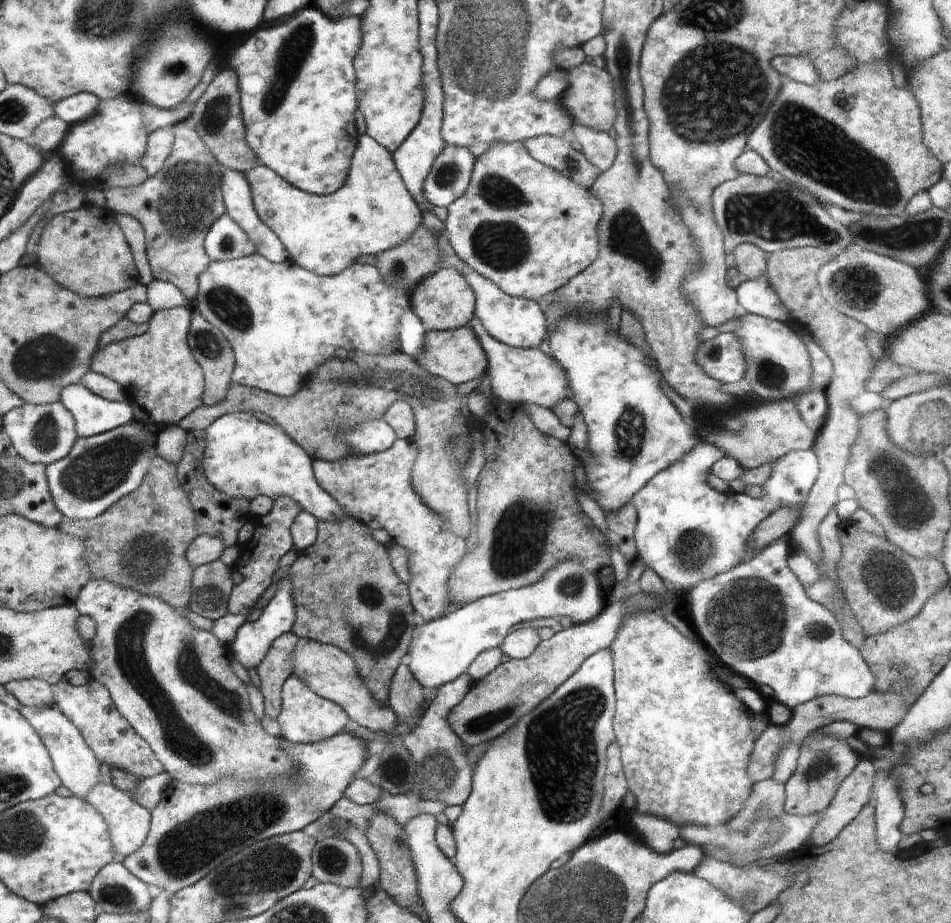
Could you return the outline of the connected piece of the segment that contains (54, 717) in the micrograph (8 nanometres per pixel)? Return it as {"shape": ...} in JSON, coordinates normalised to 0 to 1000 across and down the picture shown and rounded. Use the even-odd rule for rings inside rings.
{"shape":[[[24,766],[21,767],[21,771],[28,777],[34,789],[37,789],[44,798],[57,824],[58,835],[62,837],[63,845],[66,845],[66,850],[78,860],[78,863],[87,866],[104,847],[106,826],[101,821],[99,814],[88,802],[82,789],[65,770],[57,766]]]}

